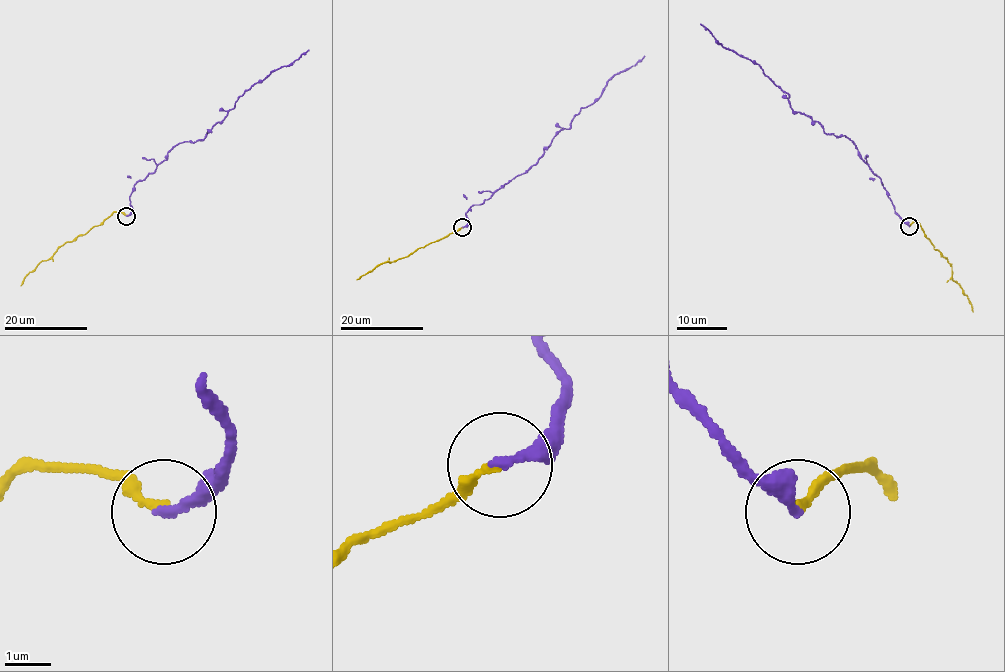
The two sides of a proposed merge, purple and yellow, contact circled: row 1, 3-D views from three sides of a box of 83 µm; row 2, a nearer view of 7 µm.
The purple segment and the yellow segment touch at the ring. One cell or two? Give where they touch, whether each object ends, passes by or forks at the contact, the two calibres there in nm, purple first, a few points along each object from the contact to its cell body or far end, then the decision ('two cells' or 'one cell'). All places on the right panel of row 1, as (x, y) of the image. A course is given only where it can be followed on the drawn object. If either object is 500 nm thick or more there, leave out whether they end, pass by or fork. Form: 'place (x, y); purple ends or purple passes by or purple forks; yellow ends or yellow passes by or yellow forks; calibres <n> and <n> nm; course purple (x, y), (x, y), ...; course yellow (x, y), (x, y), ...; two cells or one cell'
place (909, 226); purple ends; yellow ends; calibres 200 and 180 nm; course purple (909, 226), (848, 137), (826, 133), (818, 122), (795, 112), (788, 95), (757, 64), (719, 42), (700, 23); course yellow (909, 226), (916, 222), (934, 249), (947, 259), (954, 281), (971, 302), (973, 312); one cell

